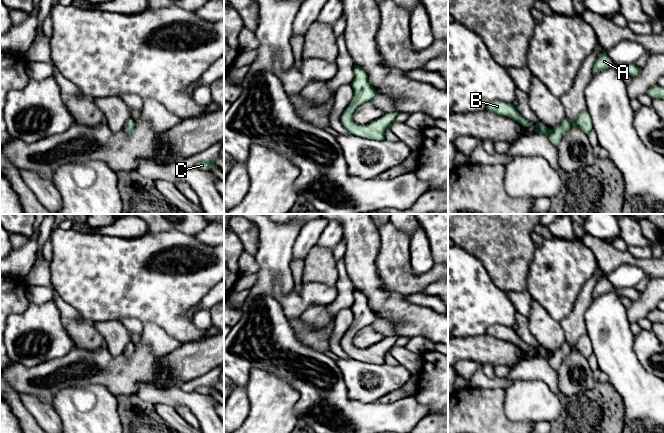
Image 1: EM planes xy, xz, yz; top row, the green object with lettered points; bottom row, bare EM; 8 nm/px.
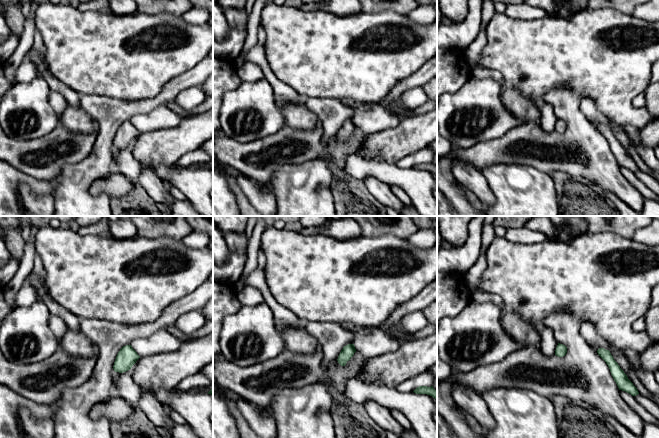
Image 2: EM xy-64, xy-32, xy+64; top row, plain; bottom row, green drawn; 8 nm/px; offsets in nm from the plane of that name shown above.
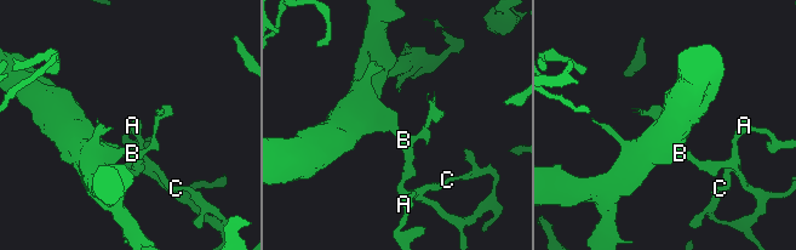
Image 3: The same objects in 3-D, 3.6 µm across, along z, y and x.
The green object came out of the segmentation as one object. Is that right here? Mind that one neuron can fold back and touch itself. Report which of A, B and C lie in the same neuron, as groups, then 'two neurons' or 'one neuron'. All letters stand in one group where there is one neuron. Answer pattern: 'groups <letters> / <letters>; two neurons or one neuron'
groups A C / B; two neurons

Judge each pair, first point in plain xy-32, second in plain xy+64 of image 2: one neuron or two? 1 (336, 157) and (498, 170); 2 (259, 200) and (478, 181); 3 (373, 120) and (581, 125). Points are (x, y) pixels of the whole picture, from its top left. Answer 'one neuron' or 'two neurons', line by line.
1: two neurons
2: one neuron
3: two neurons

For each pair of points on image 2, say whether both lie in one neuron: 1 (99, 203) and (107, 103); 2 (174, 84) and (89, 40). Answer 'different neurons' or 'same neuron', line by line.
1: same neuron
2: different neurons

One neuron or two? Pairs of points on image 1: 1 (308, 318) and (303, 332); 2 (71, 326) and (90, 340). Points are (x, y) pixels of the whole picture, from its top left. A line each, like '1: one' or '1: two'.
1: two
2: one

